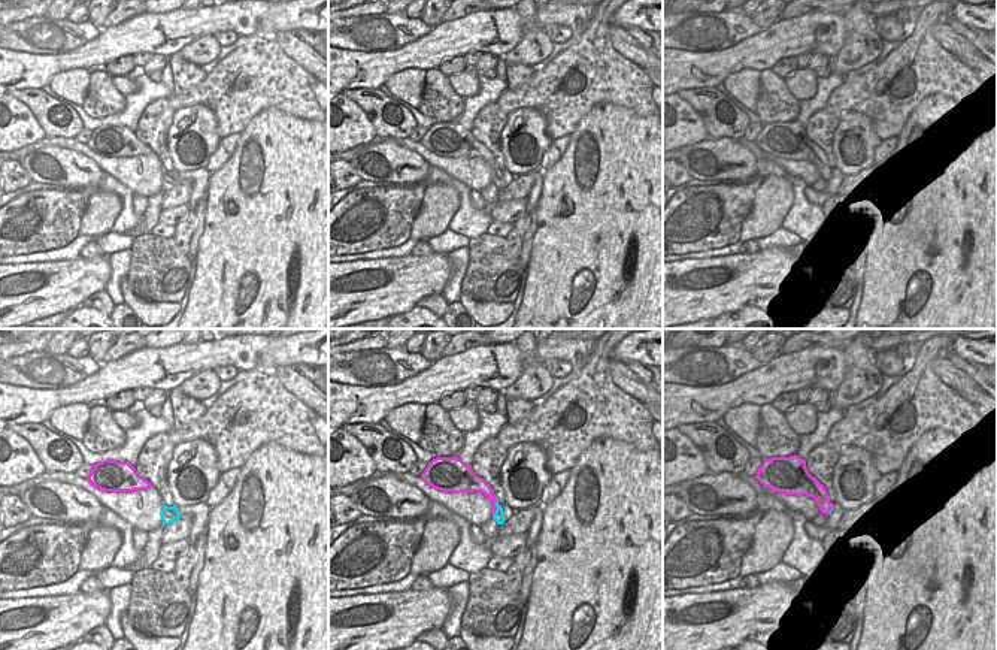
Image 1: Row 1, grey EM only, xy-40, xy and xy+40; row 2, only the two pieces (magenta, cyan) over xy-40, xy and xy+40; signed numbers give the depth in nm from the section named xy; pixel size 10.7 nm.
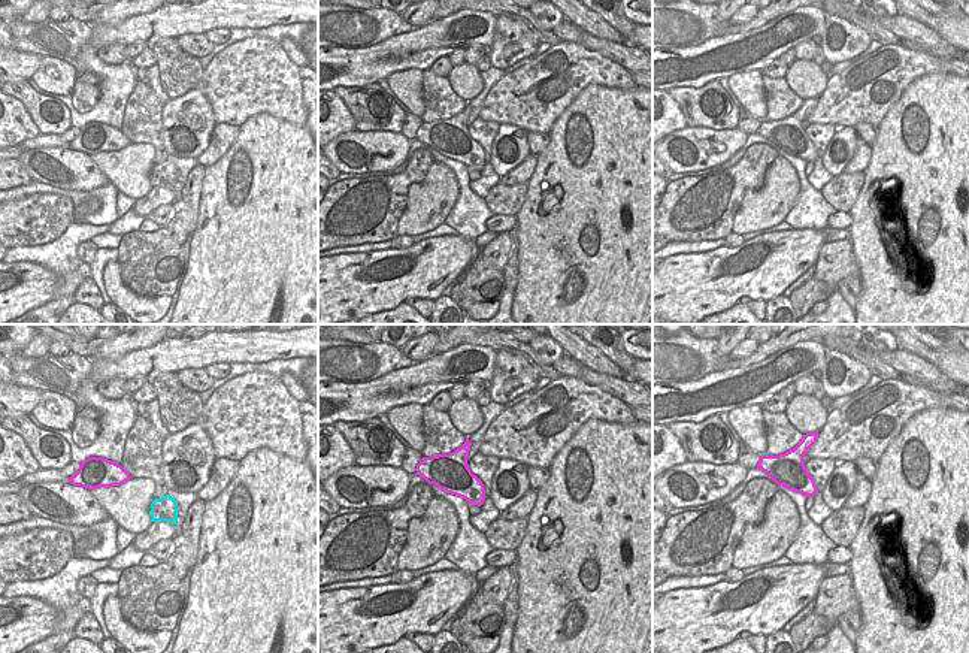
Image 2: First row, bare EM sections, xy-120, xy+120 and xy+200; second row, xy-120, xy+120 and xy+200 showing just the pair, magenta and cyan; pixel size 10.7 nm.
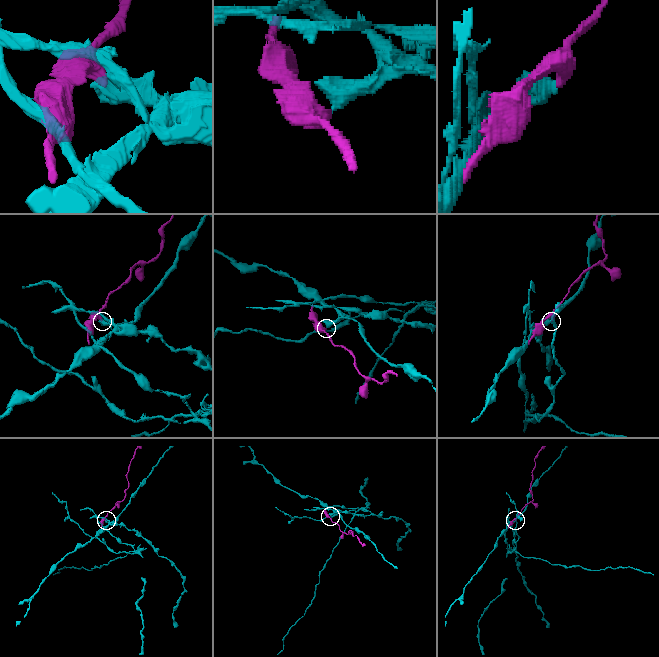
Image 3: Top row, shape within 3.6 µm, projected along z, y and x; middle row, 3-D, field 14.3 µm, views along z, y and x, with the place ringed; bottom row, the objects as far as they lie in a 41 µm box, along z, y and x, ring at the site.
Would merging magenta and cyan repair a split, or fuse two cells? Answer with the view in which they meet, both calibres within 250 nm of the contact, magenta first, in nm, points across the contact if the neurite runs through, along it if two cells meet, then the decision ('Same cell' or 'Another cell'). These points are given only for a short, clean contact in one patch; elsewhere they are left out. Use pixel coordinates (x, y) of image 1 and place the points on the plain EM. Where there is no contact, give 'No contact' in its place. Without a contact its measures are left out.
Touches magenta in xy. Thickness 120 nm (magenta) against 130 nm. Boundary: xy (496, 166), (493, 181). Another cell.

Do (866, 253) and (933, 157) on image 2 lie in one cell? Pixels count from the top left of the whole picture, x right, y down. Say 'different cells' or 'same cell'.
same cell

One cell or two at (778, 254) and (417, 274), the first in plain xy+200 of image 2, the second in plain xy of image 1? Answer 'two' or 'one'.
one

